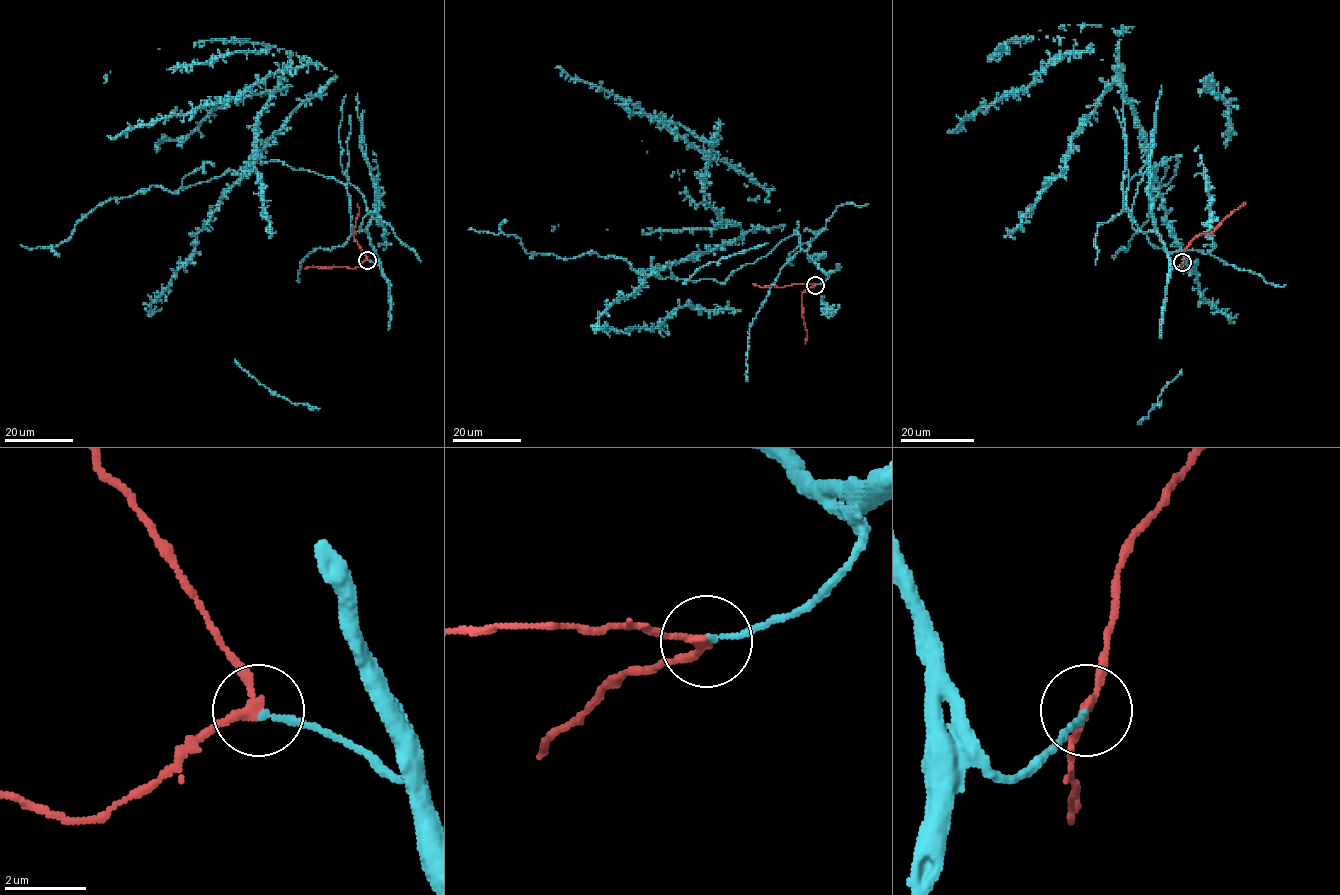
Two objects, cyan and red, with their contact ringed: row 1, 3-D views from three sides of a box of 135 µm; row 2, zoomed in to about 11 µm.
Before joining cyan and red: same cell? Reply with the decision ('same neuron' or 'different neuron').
same neuron

